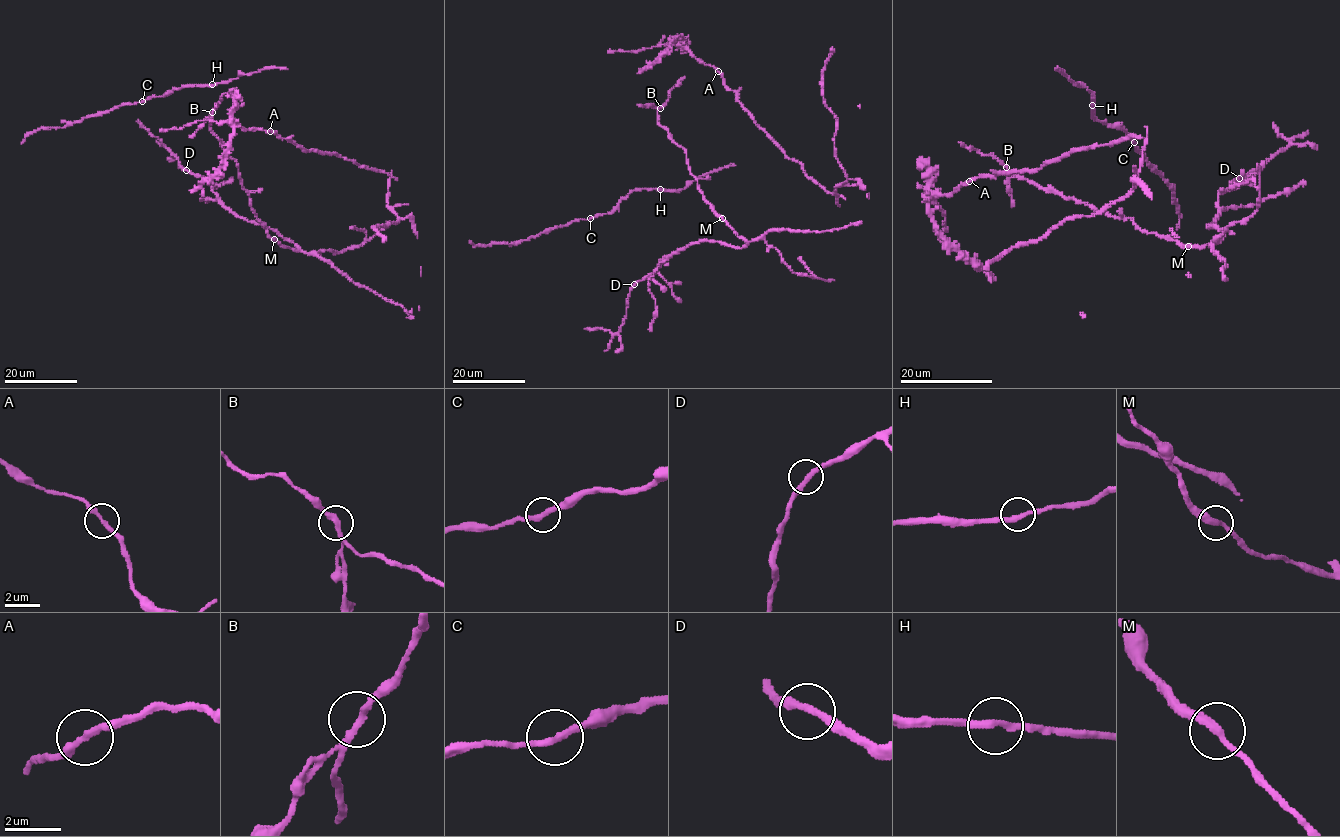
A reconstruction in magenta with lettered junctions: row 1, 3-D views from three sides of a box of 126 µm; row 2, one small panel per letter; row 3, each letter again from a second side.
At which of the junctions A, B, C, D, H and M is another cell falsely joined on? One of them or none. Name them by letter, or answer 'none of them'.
B

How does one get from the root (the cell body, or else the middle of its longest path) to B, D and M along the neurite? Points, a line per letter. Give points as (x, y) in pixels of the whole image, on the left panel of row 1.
B: (223, 93), (212, 112)
D: (223, 93), (210, 128), (237, 164), (266, 231), (299, 250), (238, 217), (212, 186), (186, 170)
M: (223, 93), (210, 115), (210, 128), (237, 164), (241, 183), (249, 194), (250, 206), (274, 240)

